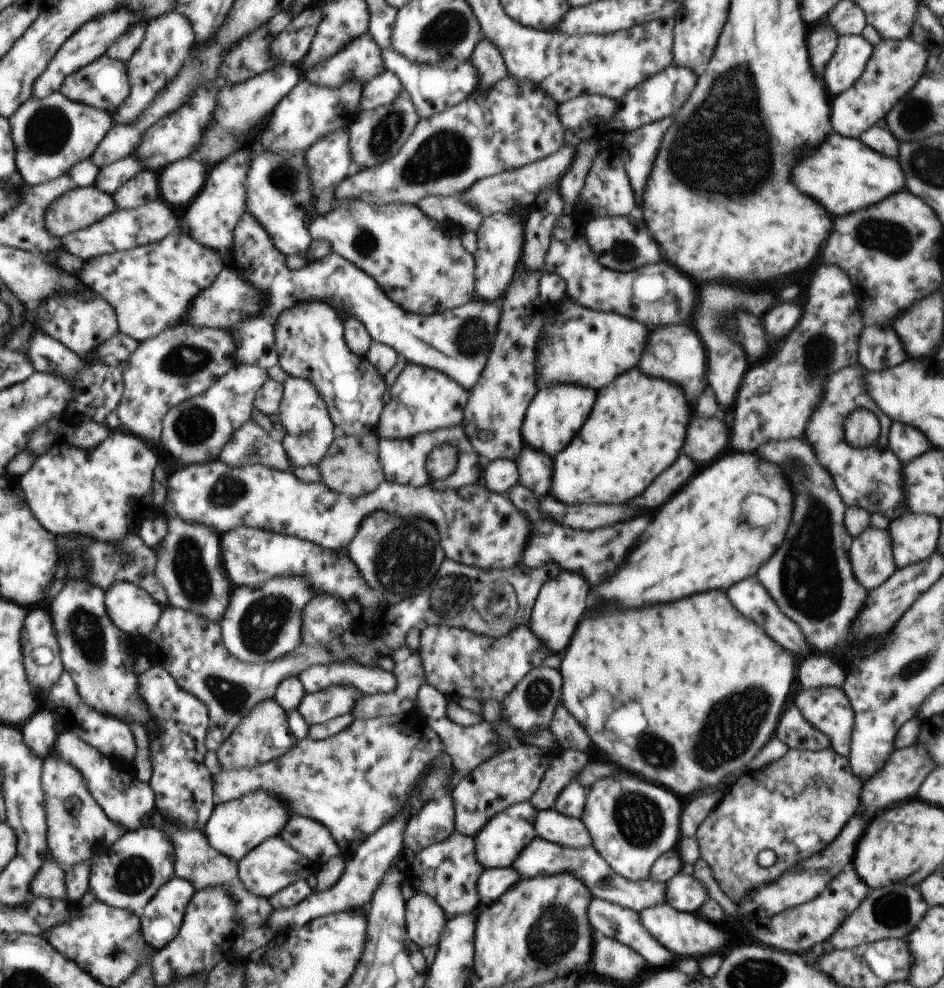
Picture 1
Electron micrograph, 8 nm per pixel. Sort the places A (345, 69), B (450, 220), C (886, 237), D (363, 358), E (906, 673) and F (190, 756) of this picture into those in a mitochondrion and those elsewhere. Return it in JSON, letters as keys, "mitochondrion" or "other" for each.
{"A":"other","B":"other","C":"mitochondrion","D":"other","E":"mitochondrion","F":"other"}

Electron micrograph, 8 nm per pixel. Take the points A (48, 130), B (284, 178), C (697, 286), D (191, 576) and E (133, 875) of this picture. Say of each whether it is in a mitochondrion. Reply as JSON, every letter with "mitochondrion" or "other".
{"A":"mitochondrion","B":"mitochondrion","C":"other","D":"mitochondrion","E":"mitochondrion"}

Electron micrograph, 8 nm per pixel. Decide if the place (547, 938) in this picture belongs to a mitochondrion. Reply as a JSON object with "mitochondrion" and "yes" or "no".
{"mitochondrion":"yes"}

